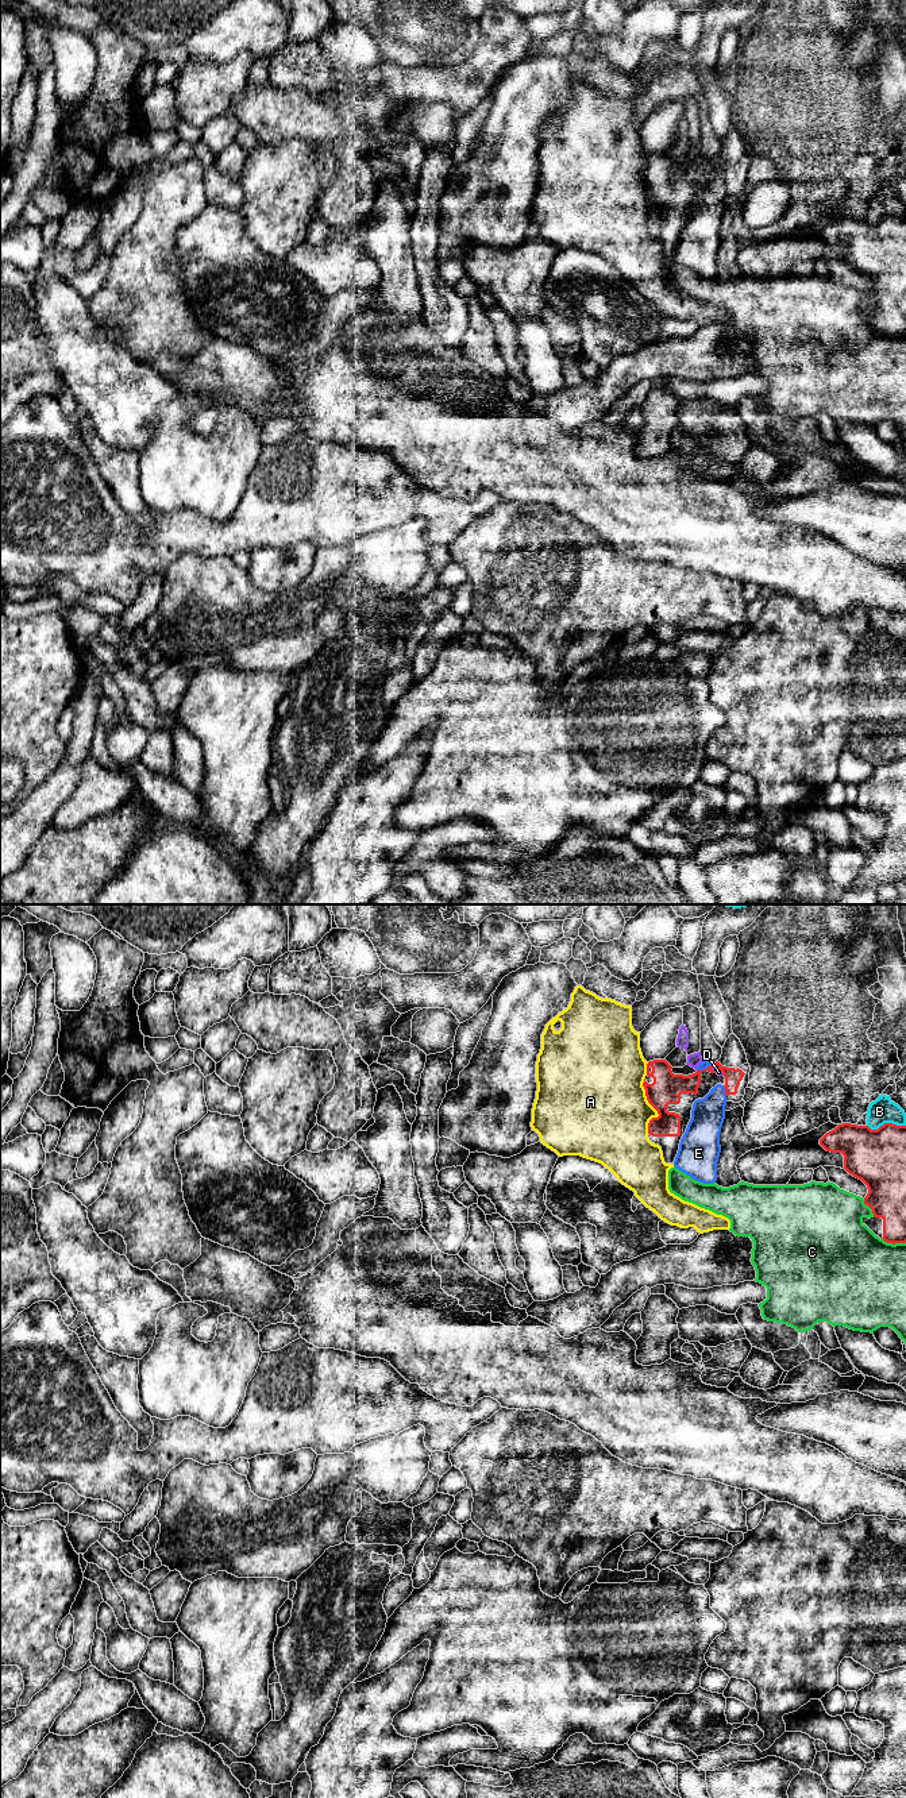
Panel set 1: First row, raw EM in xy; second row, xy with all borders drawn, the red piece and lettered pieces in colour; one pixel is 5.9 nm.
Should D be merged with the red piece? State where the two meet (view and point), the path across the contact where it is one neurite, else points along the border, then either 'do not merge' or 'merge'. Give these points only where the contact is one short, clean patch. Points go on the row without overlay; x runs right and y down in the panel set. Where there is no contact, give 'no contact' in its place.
xy (717, 162) | along xy (710, 161), (718, 162), (724, 168) | do not merge

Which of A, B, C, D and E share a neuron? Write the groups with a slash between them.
A / B / C / D E

